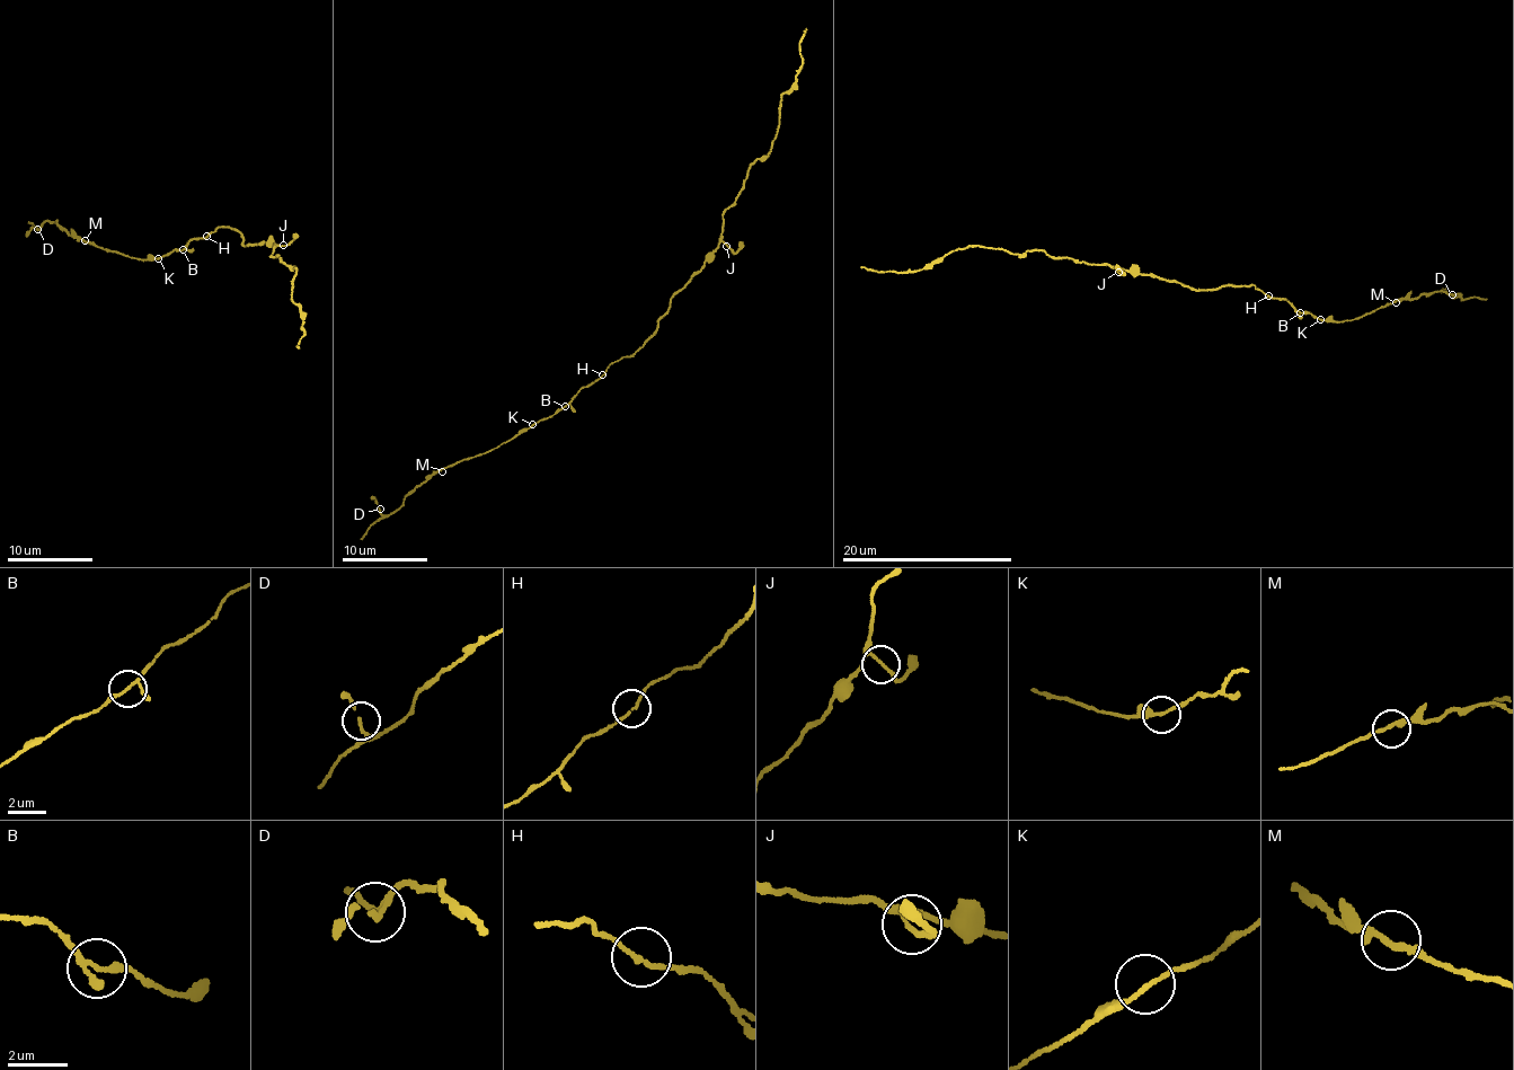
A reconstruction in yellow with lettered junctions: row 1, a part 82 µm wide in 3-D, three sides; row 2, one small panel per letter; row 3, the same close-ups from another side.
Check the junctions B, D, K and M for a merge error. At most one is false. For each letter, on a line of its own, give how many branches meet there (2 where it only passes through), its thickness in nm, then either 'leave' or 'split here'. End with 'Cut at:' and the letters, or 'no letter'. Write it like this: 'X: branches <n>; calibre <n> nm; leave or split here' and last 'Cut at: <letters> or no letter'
B: branches 3; calibre 140 nm; leave
D: branches 2; calibre 140 nm; leave
K: branches 2; calibre 140 nm; leave
M: branches 2; calibre 170 nm; leave
Cut at: no letter

